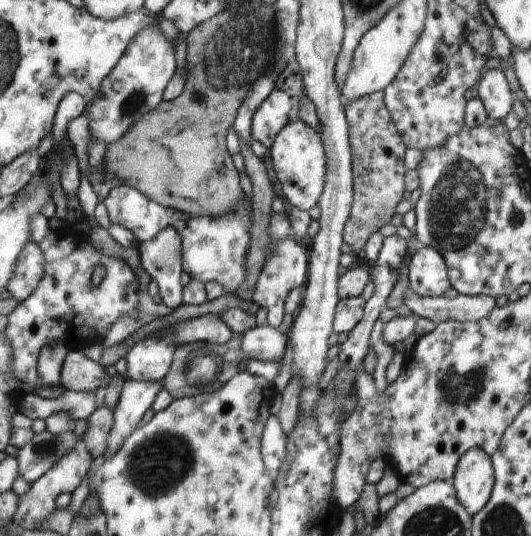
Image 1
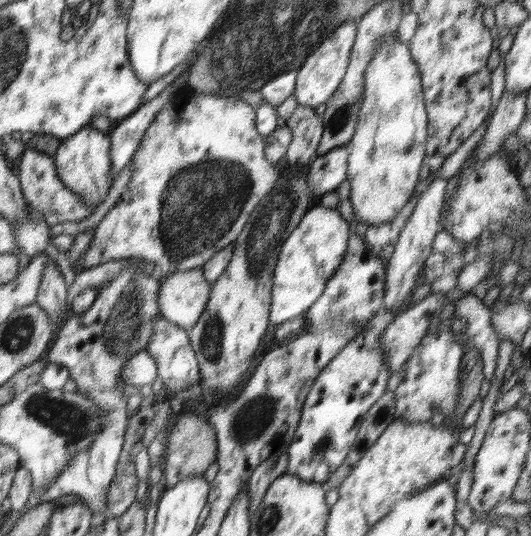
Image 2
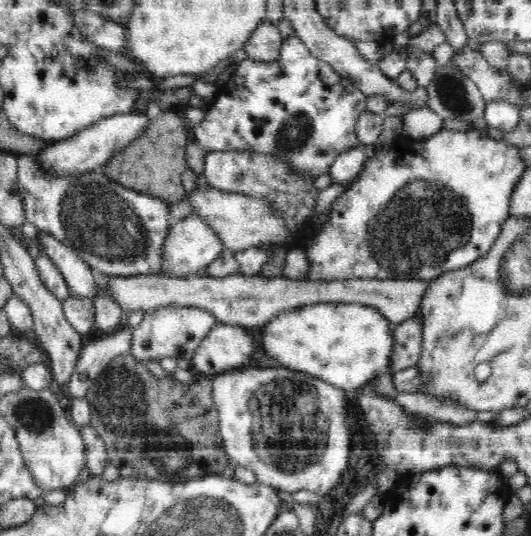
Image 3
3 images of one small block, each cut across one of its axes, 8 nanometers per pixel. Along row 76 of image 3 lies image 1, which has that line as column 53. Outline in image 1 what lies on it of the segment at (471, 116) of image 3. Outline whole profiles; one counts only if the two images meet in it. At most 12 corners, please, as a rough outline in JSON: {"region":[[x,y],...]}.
{"region":[[35,434],[15,457],[32,485],[54,466],[56,435]]}

